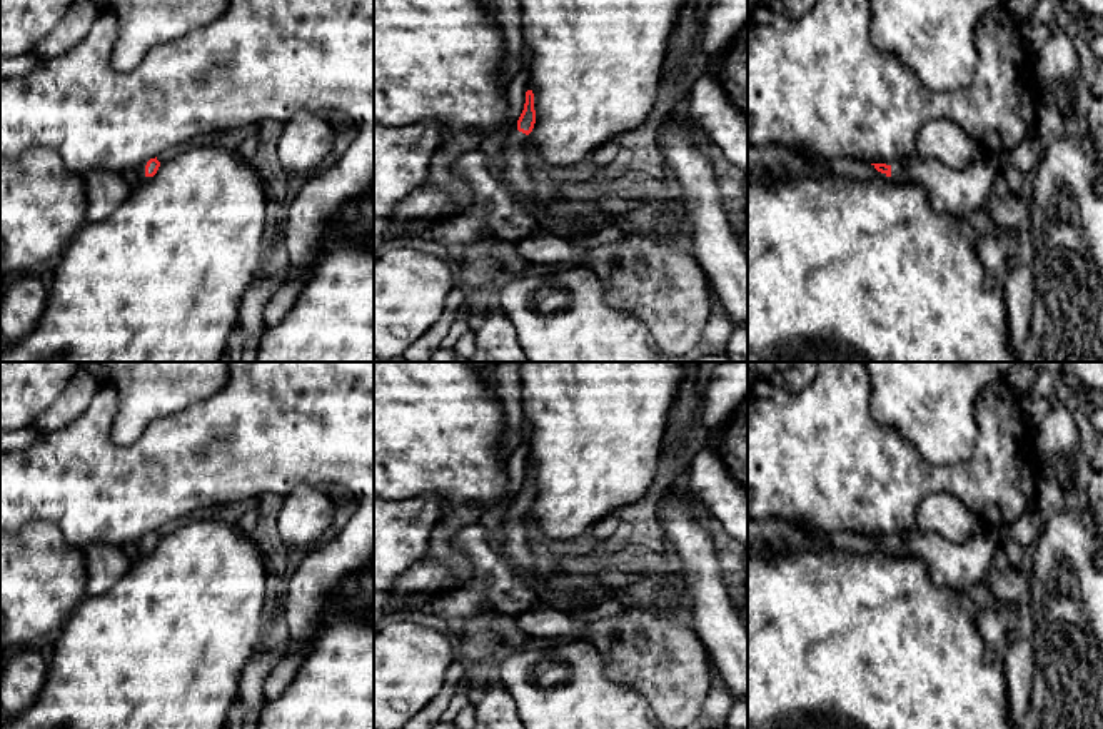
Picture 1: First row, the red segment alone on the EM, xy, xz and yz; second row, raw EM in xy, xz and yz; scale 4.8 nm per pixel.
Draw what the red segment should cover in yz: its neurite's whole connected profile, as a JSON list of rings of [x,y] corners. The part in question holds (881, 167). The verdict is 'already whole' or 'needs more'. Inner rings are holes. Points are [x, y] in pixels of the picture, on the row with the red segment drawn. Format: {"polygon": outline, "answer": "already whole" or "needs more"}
{"polygon": [[[980,150],[976,158],[961,168],[919,157],[911,157],[906,163],[898,160],[891,165],[871,165],[886,177],[918,184],[936,214],[966,217],[986,209],[1001,160],[1000,153]]], "answer": "needs more"}

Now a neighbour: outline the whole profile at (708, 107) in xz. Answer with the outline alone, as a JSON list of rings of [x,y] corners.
[[[709,73],[694,78],[686,93],[684,117],[691,128],[701,128],[743,170],[741,207],[748,210],[748,117]]]

